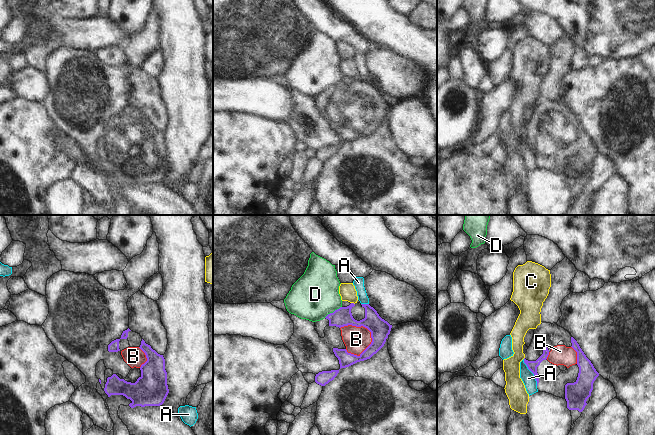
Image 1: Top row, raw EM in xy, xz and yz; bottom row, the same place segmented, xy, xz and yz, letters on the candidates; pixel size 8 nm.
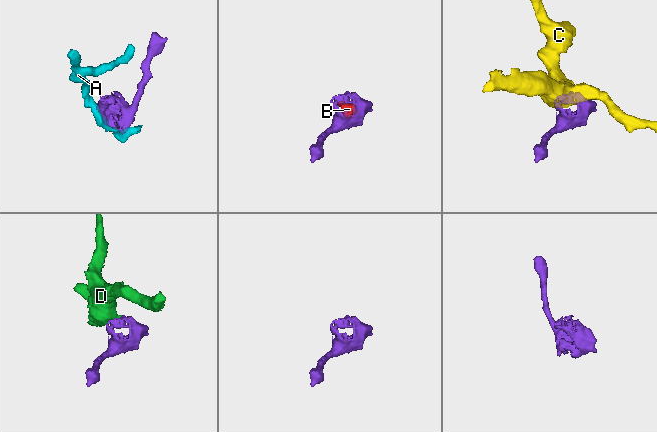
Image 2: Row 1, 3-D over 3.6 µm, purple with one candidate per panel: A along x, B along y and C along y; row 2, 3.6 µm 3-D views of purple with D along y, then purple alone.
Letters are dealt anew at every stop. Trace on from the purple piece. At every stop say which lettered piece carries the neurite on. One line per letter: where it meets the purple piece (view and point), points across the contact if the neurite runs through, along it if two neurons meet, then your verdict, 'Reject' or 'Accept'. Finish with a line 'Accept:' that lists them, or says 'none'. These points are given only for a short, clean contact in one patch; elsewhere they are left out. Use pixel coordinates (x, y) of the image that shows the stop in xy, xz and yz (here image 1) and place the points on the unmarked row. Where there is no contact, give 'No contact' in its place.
A: Touches purple at yz (531, 147). Reject
B: Touches purple at xz (360, 102). Path across: xz (380, 105), (367, 105), (360, 102), (360, 111), (356, 115). Accept
C: Touches purple at xz (353, 79). Boundary: xz (351, 78), (354, 80). Reject
D: Touches purple at xz (333, 88). Boundary: xz (341, 82), (324, 93). Reject
Accept: B.

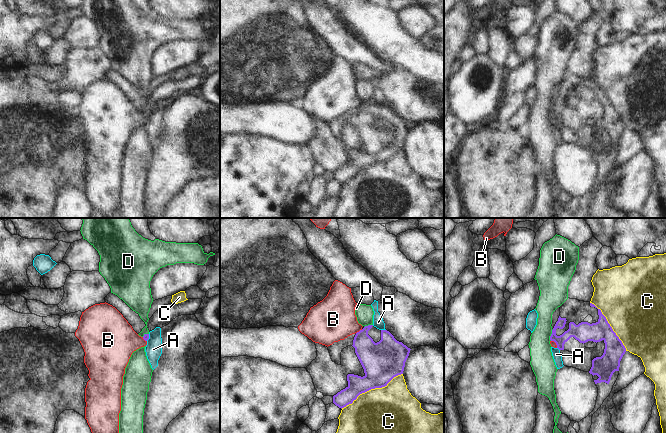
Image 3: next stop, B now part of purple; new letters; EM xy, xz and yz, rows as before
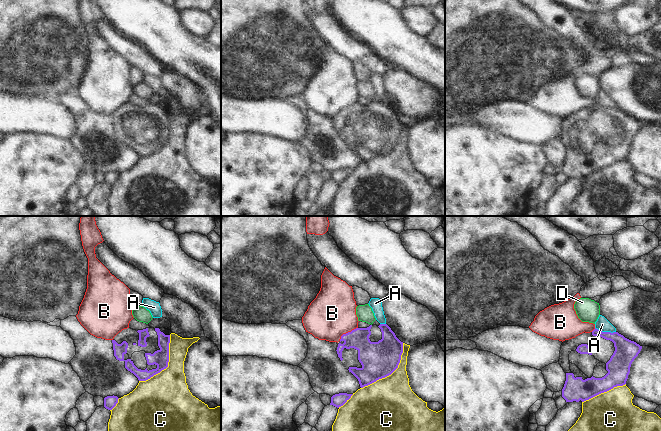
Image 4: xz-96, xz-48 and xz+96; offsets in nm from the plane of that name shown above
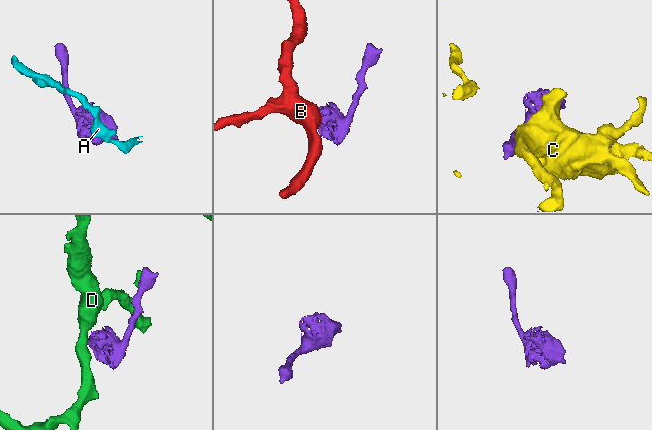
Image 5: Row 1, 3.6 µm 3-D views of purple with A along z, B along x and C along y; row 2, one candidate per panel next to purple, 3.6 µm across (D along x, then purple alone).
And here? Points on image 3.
A: Touches purple at xz (383, 106). Reject
B: Touches purple at xz (360, 106). Boundary: xz (362, 105), (356, 109). Reject
C: Touches purple at xz (371, 164). Accept
D: Touches purple at yz (551, 111). Boundary: yz (553, 105), (550, 116). Reject
Accept: C.

